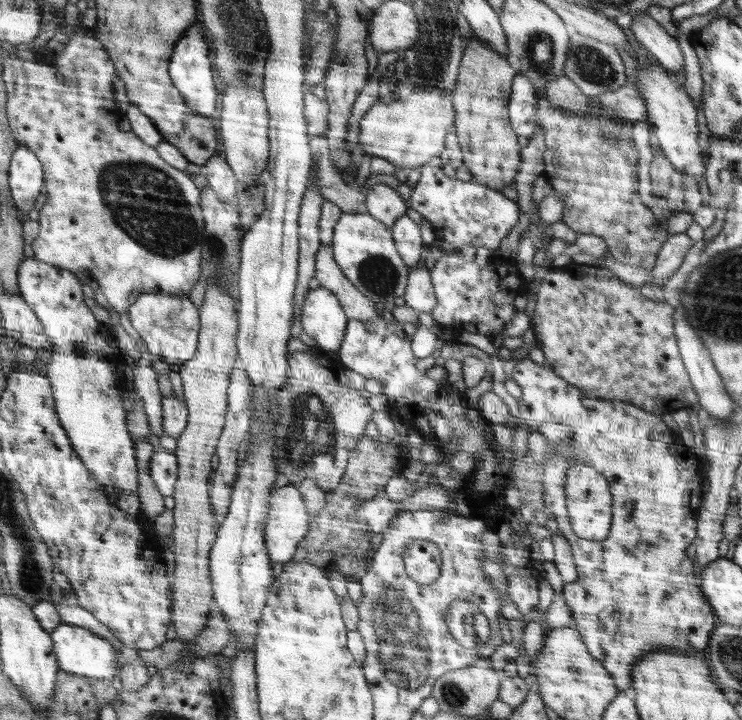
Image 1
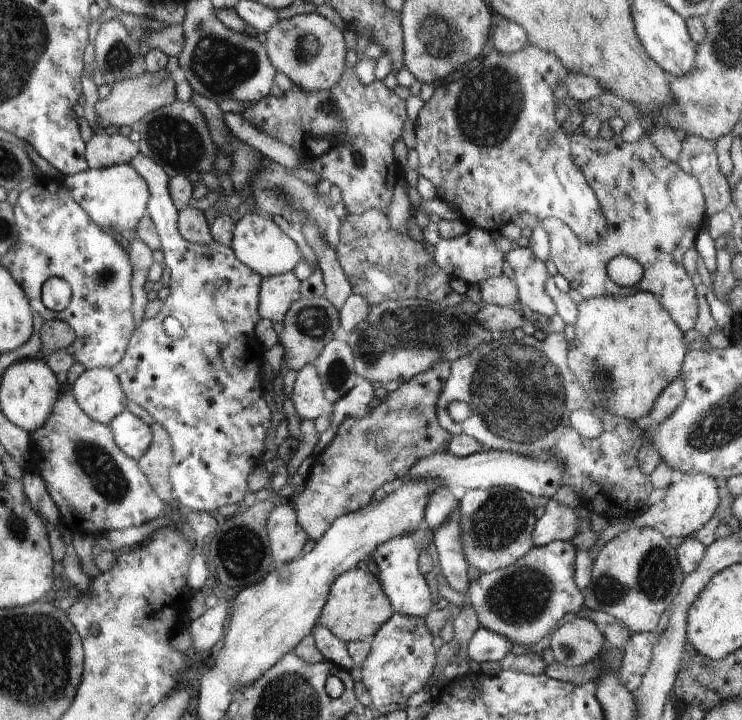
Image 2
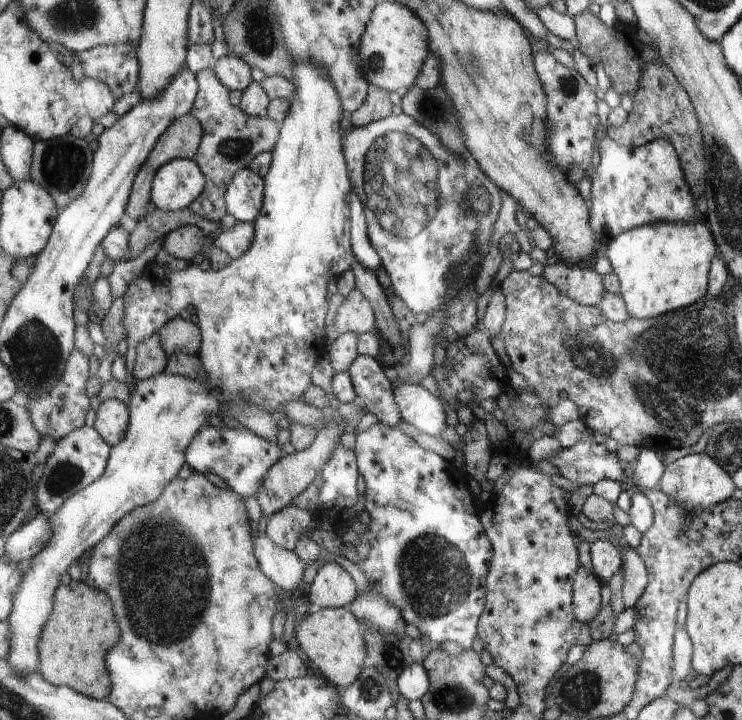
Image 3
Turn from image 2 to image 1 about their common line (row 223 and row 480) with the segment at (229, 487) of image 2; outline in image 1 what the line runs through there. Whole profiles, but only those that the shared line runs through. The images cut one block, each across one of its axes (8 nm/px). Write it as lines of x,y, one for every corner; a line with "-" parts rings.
159,448
150,459
150,476
162,497
175,495
175,484
178,482
178,457
173,451

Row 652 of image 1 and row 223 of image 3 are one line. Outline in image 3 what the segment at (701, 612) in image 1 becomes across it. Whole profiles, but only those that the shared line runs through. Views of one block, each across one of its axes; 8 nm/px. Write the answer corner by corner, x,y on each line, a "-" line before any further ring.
608,137
600,141
595,172
590,177
592,189
589,203
591,227
603,243
643,224
694,220
694,198
684,182
674,148
666,140
654,142
644,144
644,148
628,148

